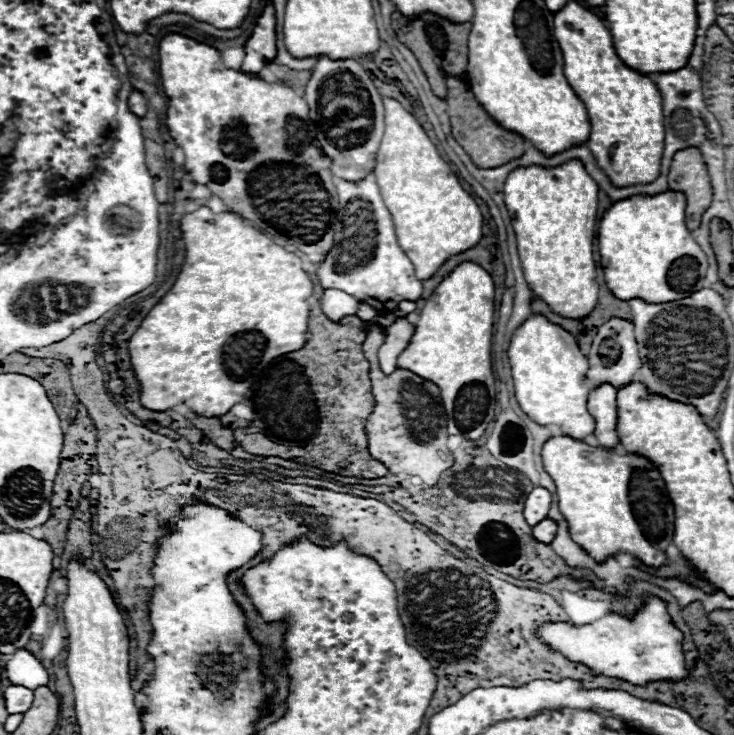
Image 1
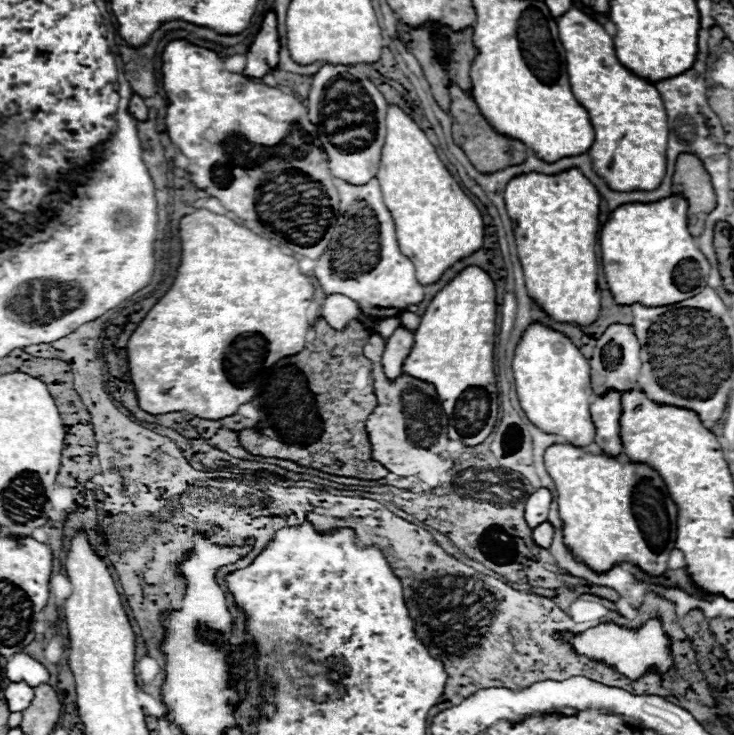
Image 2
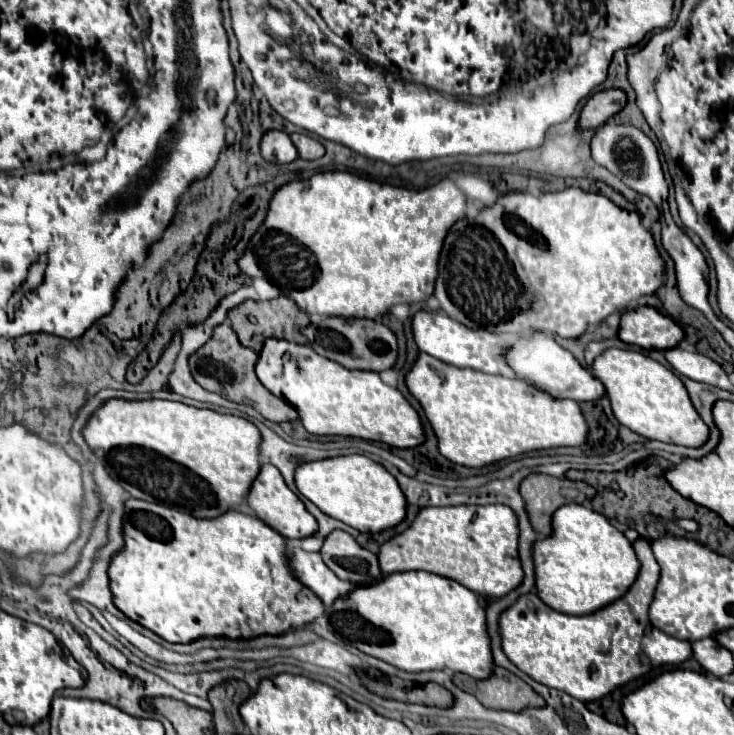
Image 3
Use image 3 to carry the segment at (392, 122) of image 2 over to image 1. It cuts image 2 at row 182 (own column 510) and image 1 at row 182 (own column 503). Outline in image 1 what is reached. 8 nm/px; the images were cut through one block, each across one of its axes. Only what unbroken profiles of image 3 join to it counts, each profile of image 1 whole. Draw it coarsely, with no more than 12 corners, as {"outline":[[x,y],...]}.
{"outline":[[384,96],[374,176],[416,278],[482,238],[420,122]]}

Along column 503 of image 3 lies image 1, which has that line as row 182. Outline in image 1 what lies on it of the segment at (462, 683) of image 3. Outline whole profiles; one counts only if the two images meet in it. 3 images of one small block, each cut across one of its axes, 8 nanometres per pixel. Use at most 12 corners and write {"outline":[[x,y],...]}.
{"outline":[[698,148],[678,150],[668,186],[686,196],[686,226],[696,230],[712,202]]}

